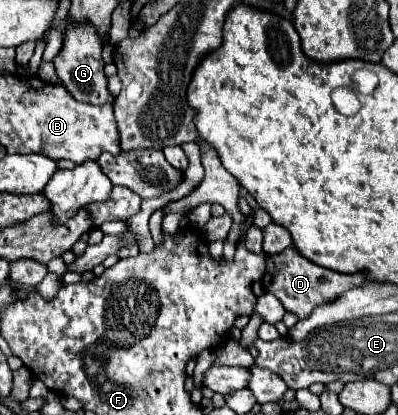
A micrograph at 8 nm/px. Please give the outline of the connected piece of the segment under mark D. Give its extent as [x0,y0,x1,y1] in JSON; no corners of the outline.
[262,247,368,319]

